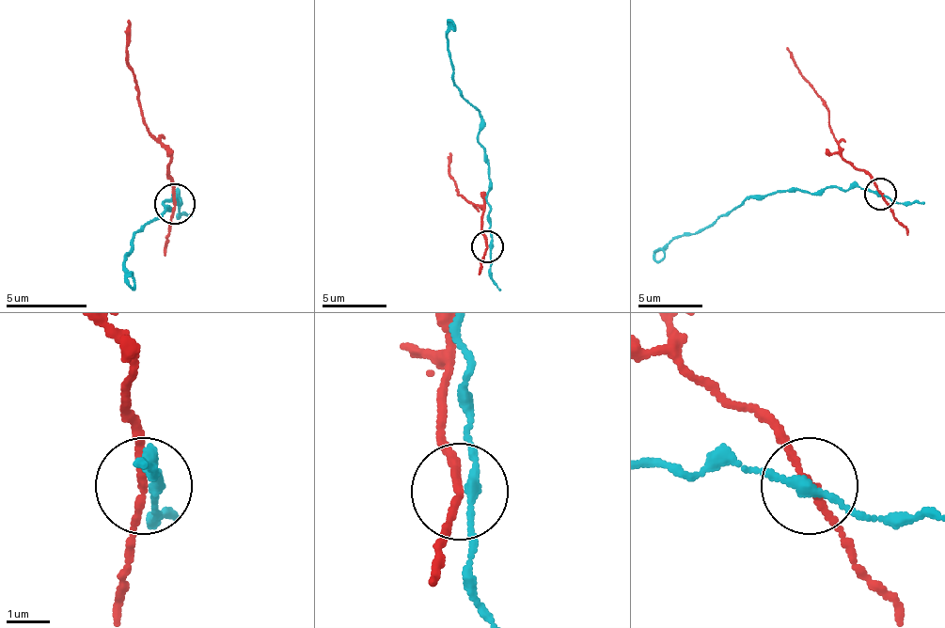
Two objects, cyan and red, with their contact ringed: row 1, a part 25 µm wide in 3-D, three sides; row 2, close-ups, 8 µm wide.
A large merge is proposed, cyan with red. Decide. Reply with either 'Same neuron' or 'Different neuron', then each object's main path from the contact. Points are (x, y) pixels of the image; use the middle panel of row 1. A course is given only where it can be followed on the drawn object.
Different neuron. Course of cyan: (490, 247), (486, 148), (477, 138), (480, 116), (454, 83), (448, 57), (454, 22). Course of red: (486, 247), (483, 209), (457, 193), (448, 166), (450, 154)

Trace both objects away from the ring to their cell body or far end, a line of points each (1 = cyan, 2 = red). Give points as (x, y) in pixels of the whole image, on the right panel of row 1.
1: (881, 193), (826, 186), (813, 193), (781, 189), (772, 196), (749, 196), (691, 234), (678, 234), (655, 263)
2: (881, 193), (842, 157), (829, 132), (826, 102), (800, 73), (788, 48)

